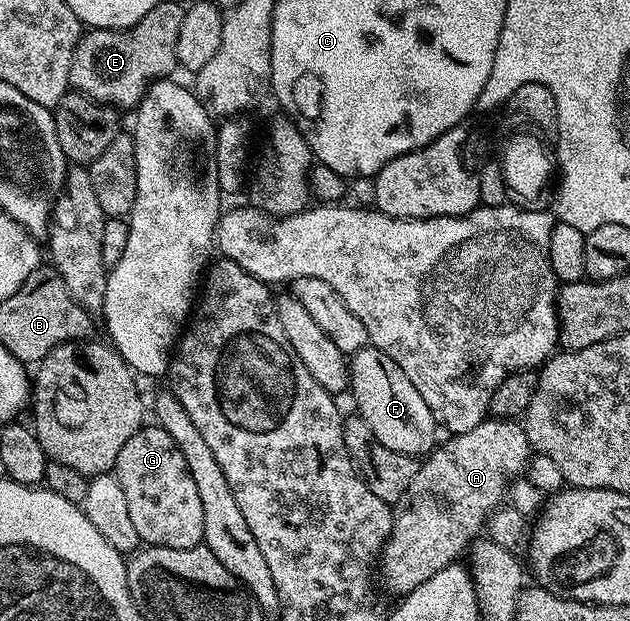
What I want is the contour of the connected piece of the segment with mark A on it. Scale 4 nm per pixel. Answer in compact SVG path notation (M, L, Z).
M486 420L482 424L478 424L478 428L470 428L470 432L453 434L445 437L445 439L445 442L443 439L443 441L417 465L416 471L414 472L414 480L410 480L410 488L406 488L406 492L394 504L392 512L392 534L388 537L388 543L384 545L384 549L378 559L378 570L384 573L385 584L396 593L396 596L409 594L414 588L418 588L418 584L422 584L422 580L430 580L430 576L434 576L434 572L442 572L442 568L453 565L453 563L459 559L456 557L458 557L460 553L463 555L465 551L469 549L472 545L472 541L485 529L488 517L492 515L492 511L497 509L497 507L505 501L506 491L512 479L525 473L530 457L528 437L526 436L523 425L516 420Z

